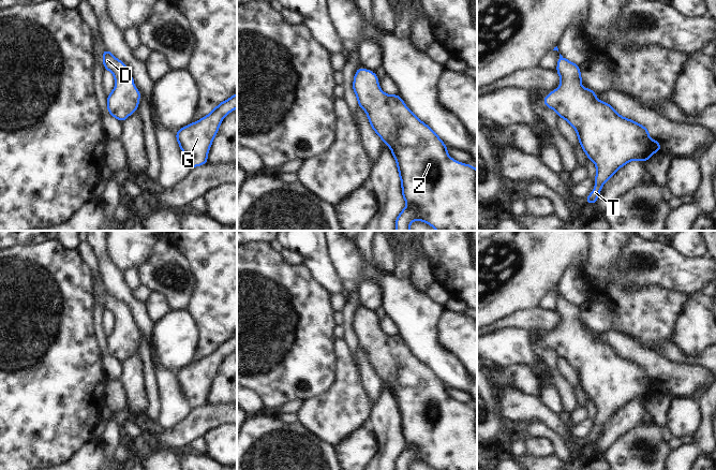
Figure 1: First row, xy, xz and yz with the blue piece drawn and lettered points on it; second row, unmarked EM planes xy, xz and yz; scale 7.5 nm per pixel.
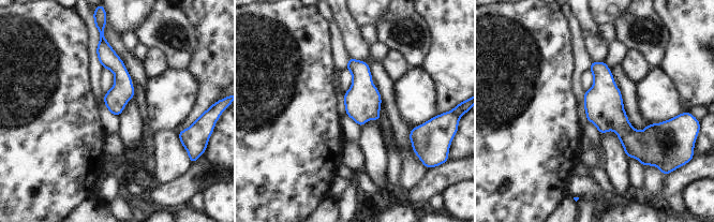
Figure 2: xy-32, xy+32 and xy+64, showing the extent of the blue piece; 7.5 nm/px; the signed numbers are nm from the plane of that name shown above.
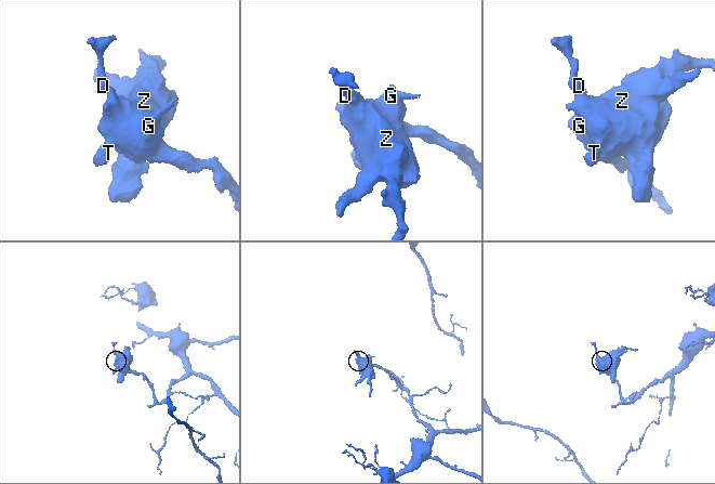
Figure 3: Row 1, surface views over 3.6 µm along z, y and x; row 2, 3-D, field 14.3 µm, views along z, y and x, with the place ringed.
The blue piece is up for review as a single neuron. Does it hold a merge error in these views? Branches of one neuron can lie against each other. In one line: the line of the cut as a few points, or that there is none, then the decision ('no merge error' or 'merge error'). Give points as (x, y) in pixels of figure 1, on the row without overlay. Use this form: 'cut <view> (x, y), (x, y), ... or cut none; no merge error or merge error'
cut none; no merge error

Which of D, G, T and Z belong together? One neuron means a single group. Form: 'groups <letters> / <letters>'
groups D G T Z

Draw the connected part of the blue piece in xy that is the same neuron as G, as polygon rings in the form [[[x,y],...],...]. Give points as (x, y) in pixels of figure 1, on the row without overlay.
[[[237,335],[220,343],[209,355],[176,372],[181,391],[192,409],[208,403],[207,395],[223,358],[237,348]]]

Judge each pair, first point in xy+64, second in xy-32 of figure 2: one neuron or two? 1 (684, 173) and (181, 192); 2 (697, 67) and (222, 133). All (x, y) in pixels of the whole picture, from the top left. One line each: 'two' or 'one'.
1: one
2: two

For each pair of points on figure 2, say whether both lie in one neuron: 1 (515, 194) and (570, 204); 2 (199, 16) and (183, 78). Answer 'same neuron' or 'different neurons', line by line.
1: different neurons
2: different neurons

